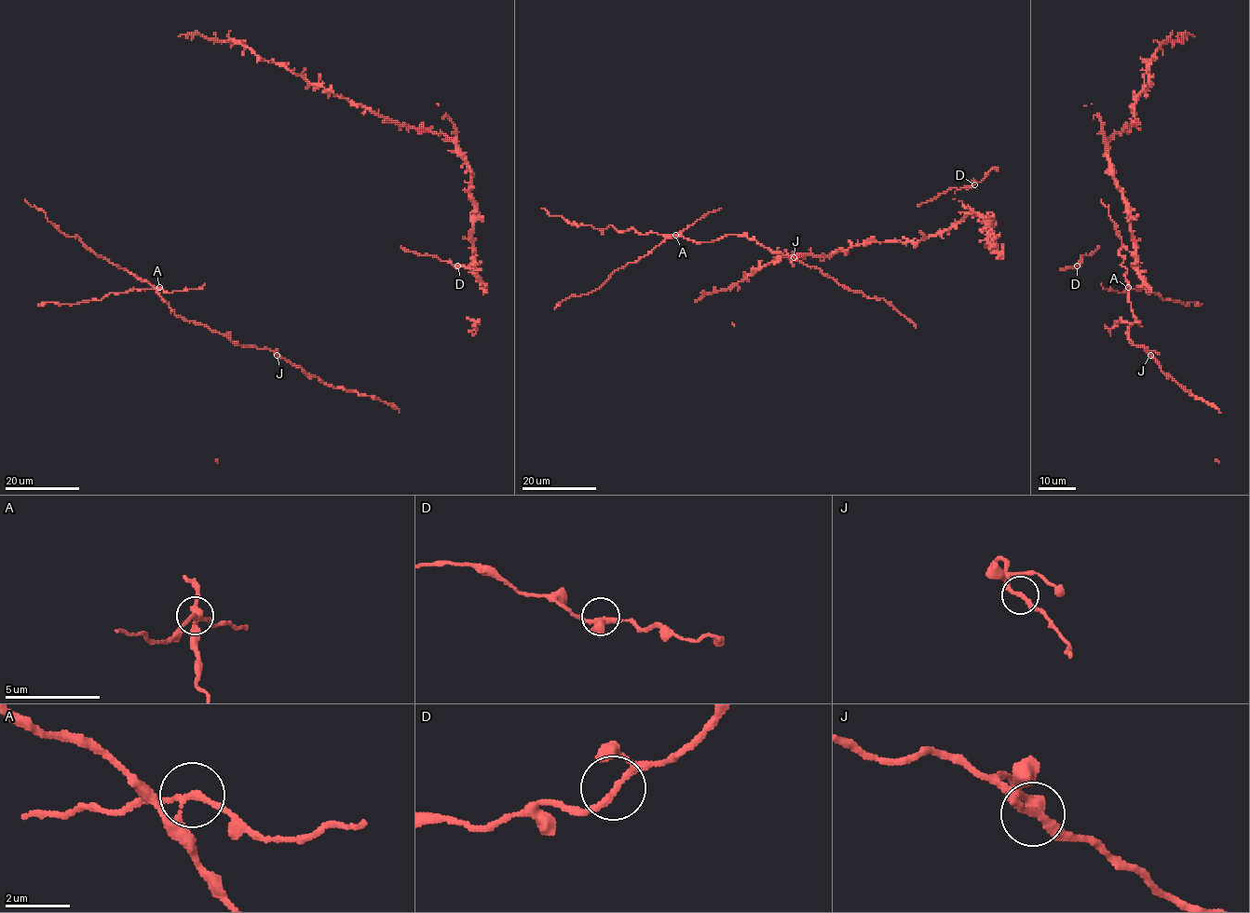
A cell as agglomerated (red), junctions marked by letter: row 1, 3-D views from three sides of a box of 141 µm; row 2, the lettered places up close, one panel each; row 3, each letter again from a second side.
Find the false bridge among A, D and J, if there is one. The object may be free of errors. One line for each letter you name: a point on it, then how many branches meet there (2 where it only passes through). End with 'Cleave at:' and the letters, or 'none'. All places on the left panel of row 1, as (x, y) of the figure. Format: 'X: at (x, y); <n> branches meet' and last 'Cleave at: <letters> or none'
A: at (159, 287); 3 branches meet
Cleave at: A

